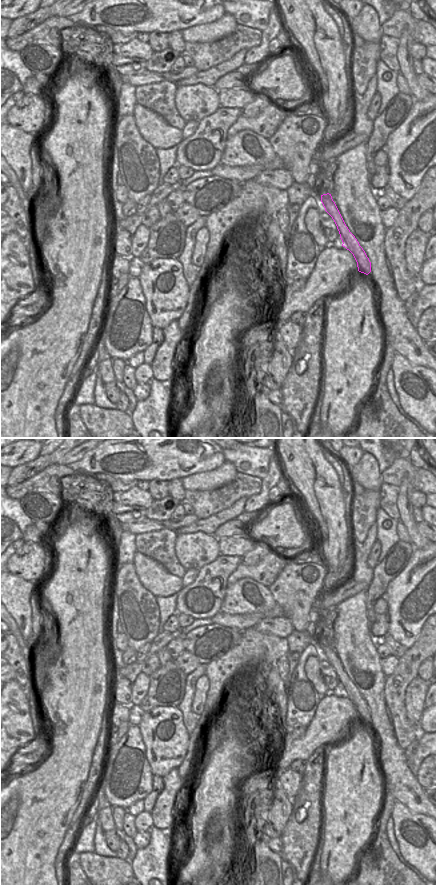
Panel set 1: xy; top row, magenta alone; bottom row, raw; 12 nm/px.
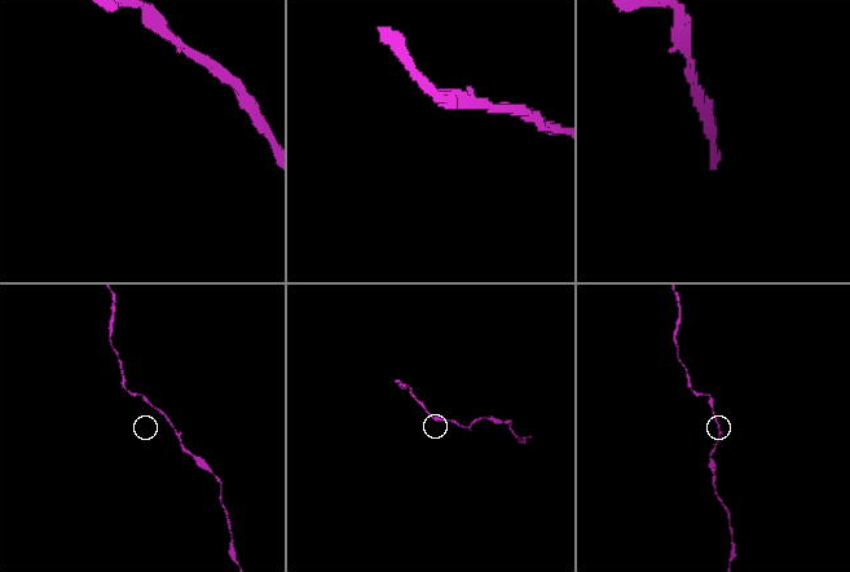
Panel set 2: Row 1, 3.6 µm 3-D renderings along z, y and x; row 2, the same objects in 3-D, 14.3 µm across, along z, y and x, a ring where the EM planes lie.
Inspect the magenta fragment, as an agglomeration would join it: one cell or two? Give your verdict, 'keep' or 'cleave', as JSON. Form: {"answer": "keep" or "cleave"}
{"answer": "keep"}

